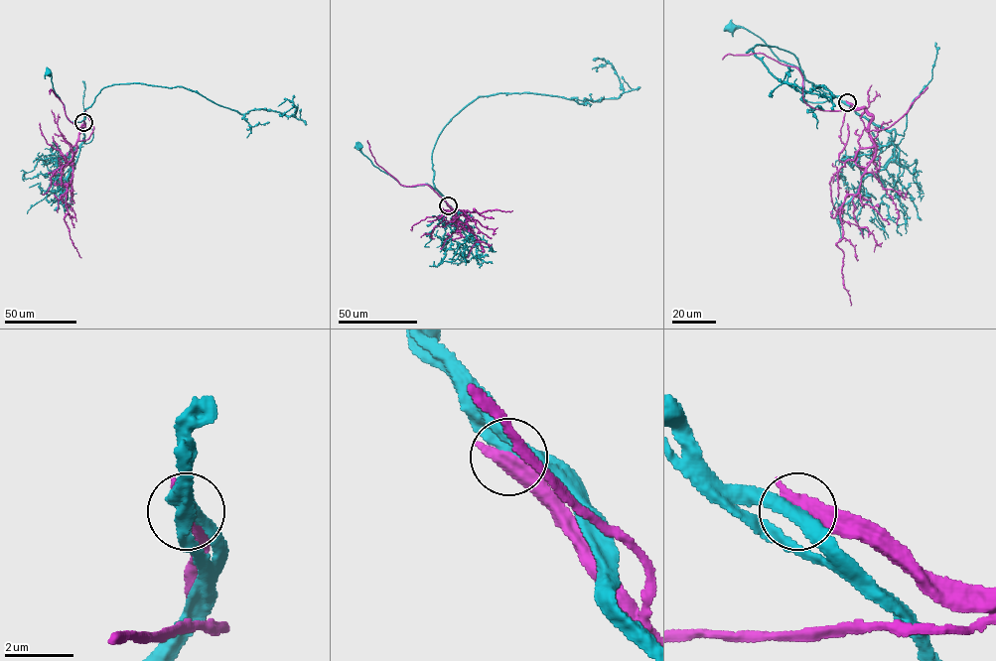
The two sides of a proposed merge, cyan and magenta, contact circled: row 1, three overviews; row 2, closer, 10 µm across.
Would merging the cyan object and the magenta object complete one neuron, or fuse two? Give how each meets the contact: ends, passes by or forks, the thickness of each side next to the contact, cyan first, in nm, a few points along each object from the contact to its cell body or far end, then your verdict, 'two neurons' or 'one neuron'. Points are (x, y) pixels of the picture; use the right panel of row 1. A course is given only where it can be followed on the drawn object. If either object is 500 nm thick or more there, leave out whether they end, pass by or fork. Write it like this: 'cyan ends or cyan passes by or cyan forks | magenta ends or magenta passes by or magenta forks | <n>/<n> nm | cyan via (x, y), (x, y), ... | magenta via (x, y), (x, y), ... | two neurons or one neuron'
360/500 nm | cyan via (847, 102), (838, 97), (805, 102), (800, 70), (779, 59), (759, 37), (741, 27), (731, 28) | magenta via (847, 102), (873, 116), (868, 132), (876, 151), (859, 192), (840, 208), (837, 244), (851, 305) | two neurons

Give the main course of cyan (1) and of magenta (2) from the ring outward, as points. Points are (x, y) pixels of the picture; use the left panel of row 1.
1: (83, 122), (85, 118), (71, 122), (67, 117), (64, 104), (48, 72)
2: (83, 122), (72, 163), (72, 177), (67, 185), (68, 212), (64, 218), (70, 238), (80, 257)

